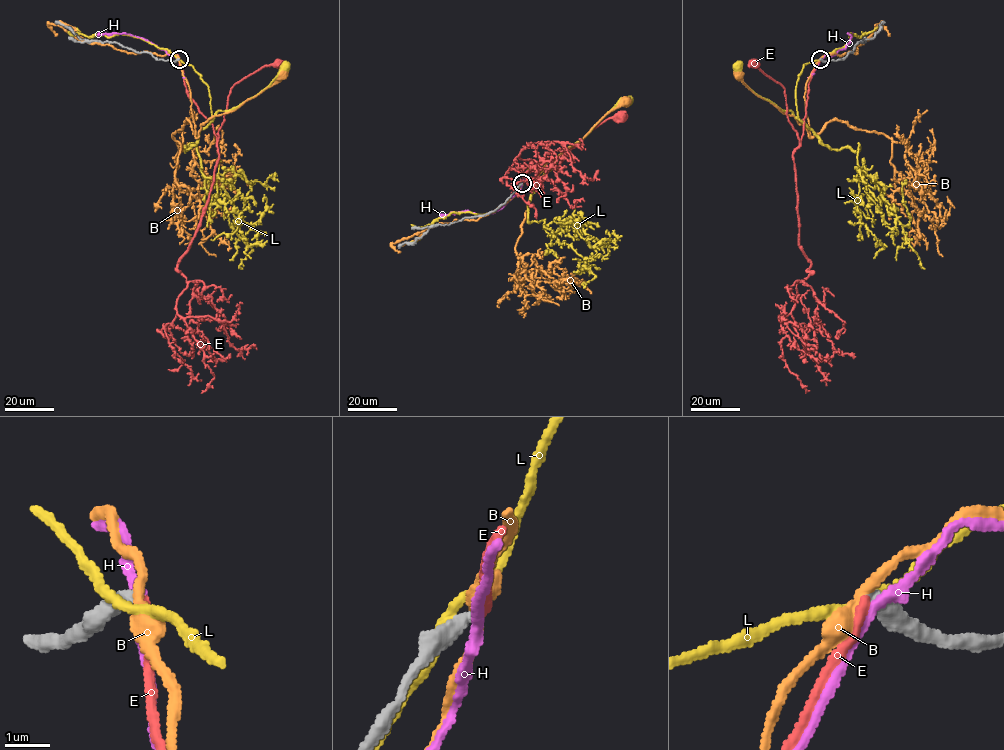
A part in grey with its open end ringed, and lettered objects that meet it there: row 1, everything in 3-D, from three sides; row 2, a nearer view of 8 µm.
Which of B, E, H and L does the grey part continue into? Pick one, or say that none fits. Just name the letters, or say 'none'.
E

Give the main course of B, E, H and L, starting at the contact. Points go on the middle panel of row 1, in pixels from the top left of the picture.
B: (521, 183), (531, 169), (534, 167), (539, 173), (548, 160), (578, 142), (625, 101)
E: (522, 183), (528, 171), (558, 166), (567, 149), (609, 118), (621, 116)
H: (522, 183), (521, 189), (493, 213), (479, 214), (467, 210), (440, 216)
L: (520, 184), (527, 170), (551, 159), (555, 161), (616, 105), (627, 100)

